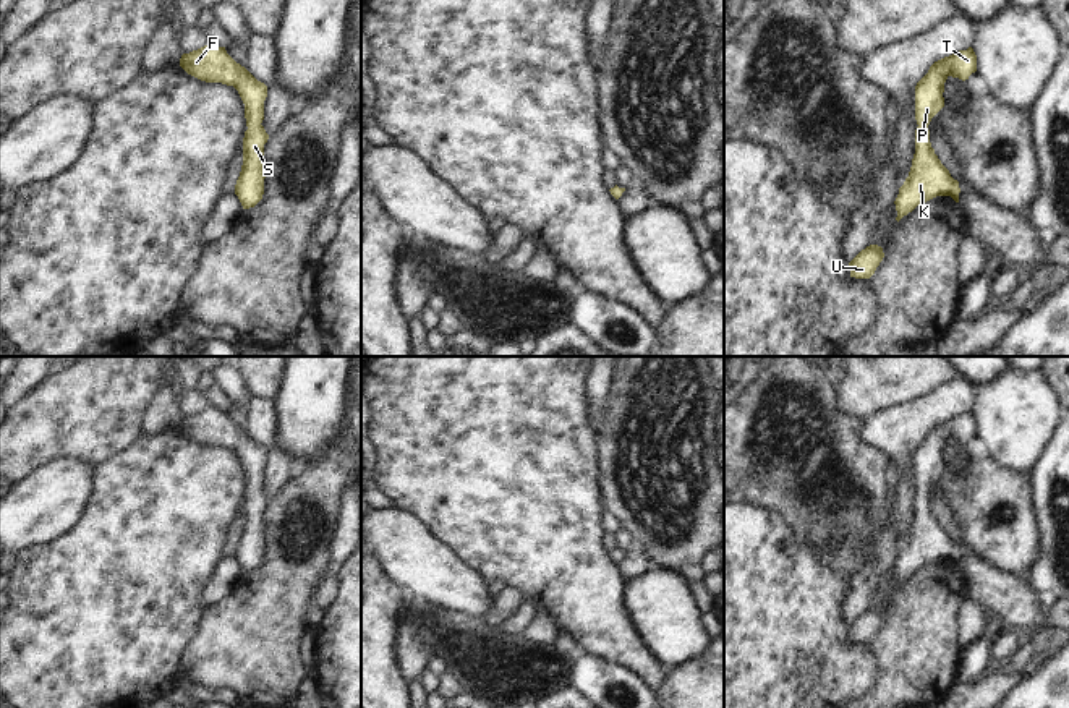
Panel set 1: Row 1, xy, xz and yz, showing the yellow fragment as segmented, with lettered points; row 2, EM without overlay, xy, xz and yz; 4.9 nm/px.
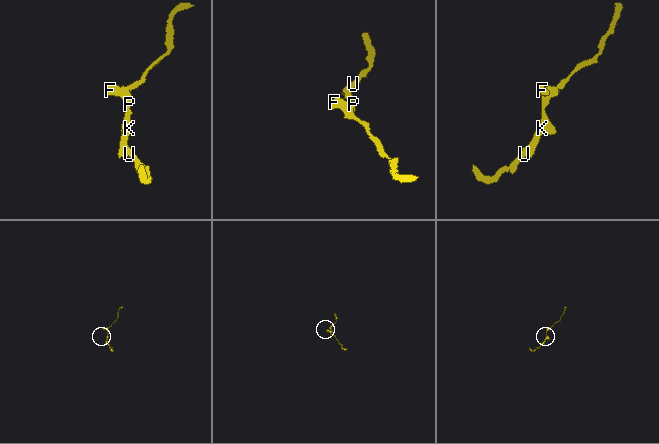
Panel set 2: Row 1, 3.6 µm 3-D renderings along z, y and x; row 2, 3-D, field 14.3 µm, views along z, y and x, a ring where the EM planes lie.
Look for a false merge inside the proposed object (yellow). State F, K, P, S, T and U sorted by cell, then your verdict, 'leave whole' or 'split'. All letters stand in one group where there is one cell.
F K P S T U; leave whole

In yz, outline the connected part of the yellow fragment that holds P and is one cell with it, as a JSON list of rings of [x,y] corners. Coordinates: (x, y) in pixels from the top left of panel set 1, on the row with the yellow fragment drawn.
[[[972,47],[935,62],[915,86],[915,154],[912,167],[894,201],[899,222],[917,206],[936,198],[951,196],[959,203],[959,181],[941,164],[930,143],[928,125],[944,107],[944,83],[949,76],[962,81],[977,71],[977,55]]]

